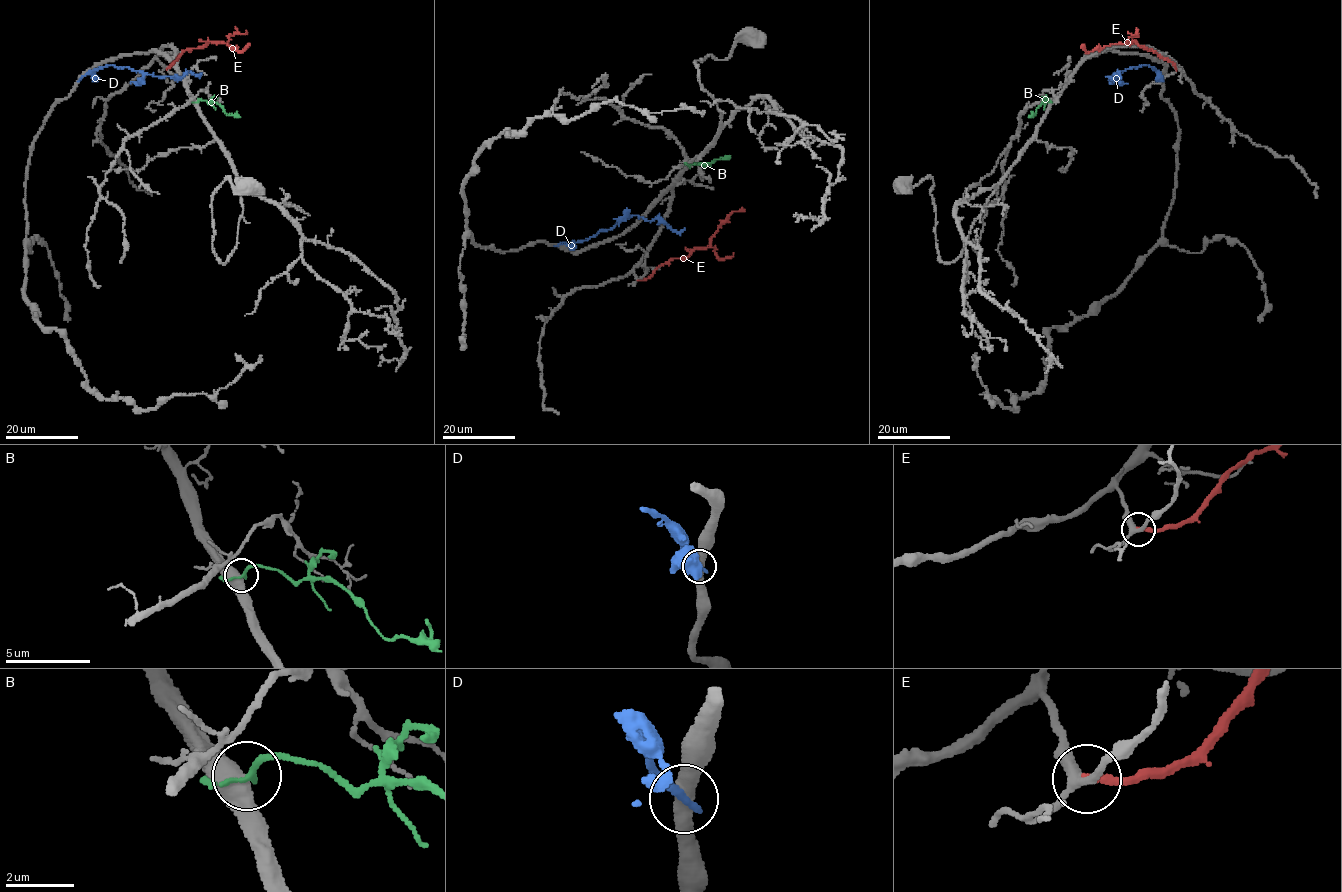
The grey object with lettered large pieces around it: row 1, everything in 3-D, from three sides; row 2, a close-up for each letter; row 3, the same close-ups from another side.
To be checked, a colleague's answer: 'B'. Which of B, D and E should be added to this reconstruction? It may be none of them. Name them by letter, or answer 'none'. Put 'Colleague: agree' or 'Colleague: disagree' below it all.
none
Colleague: disagree

